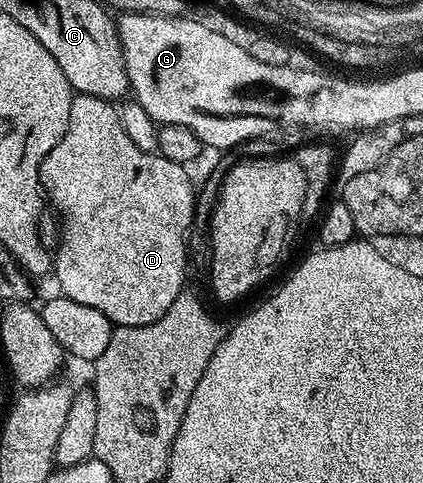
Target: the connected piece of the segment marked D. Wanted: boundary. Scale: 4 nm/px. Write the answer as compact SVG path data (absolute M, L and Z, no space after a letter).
M75 93L70 105L68 128L60 144L56 144L56 148L52 148L52 152L44 156L38 170L40 190L45 201L49 205L51 202L55 212L62 217L62 239L58 242L58 254L56 250L52 258L52 274L53 277L58 277L58 286L62 289L59 290L61 297L76 300L76 304L88 304L88 308L96 308L96 312L104 312L104 316L108 316L108 320L115 327L152 324L152 320L160 320L160 316L164 316L164 312L172 308L172 300L176 300L176 296L183 293L185 287L182 285L186 282L186 238L188 242L188 235L194 225L196 186L190 183L190 174L186 170L189 169L183 163L168 160L157 152L149 154L136 148L136 144L132 144L132 139L125 134L120 124L120 116L113 101Z

